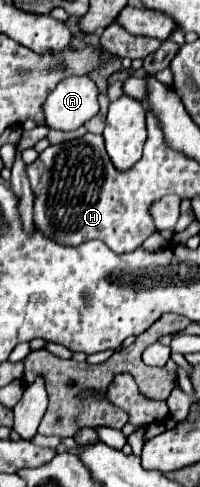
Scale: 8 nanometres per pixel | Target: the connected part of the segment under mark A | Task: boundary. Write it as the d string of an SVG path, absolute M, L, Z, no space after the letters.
M73 75L63 79L45 101L47 127L73 131L99 113L99 89L89 75Z

